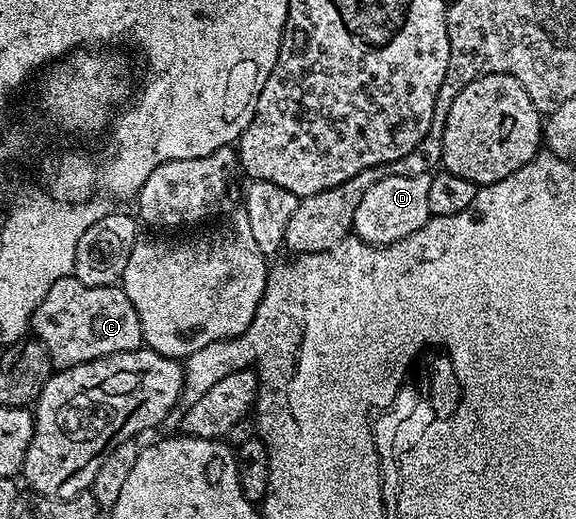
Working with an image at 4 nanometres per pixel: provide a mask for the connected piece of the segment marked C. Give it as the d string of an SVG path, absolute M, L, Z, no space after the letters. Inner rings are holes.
M73 276L56 280L48 288L48 294L33 312L32 334L58 368L79 366L81 362L136 350L143 345L140 316L121 285L86 286Z

